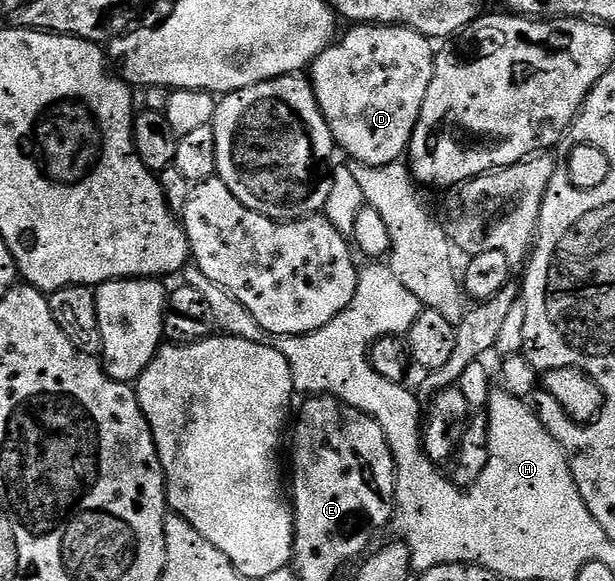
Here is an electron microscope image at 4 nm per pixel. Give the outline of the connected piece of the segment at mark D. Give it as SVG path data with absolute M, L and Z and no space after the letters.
M357 24L348 29L311 63L311 88L339 152L365 166L389 166L408 155L429 82L433 82L436 49L428 37L412 28Z

